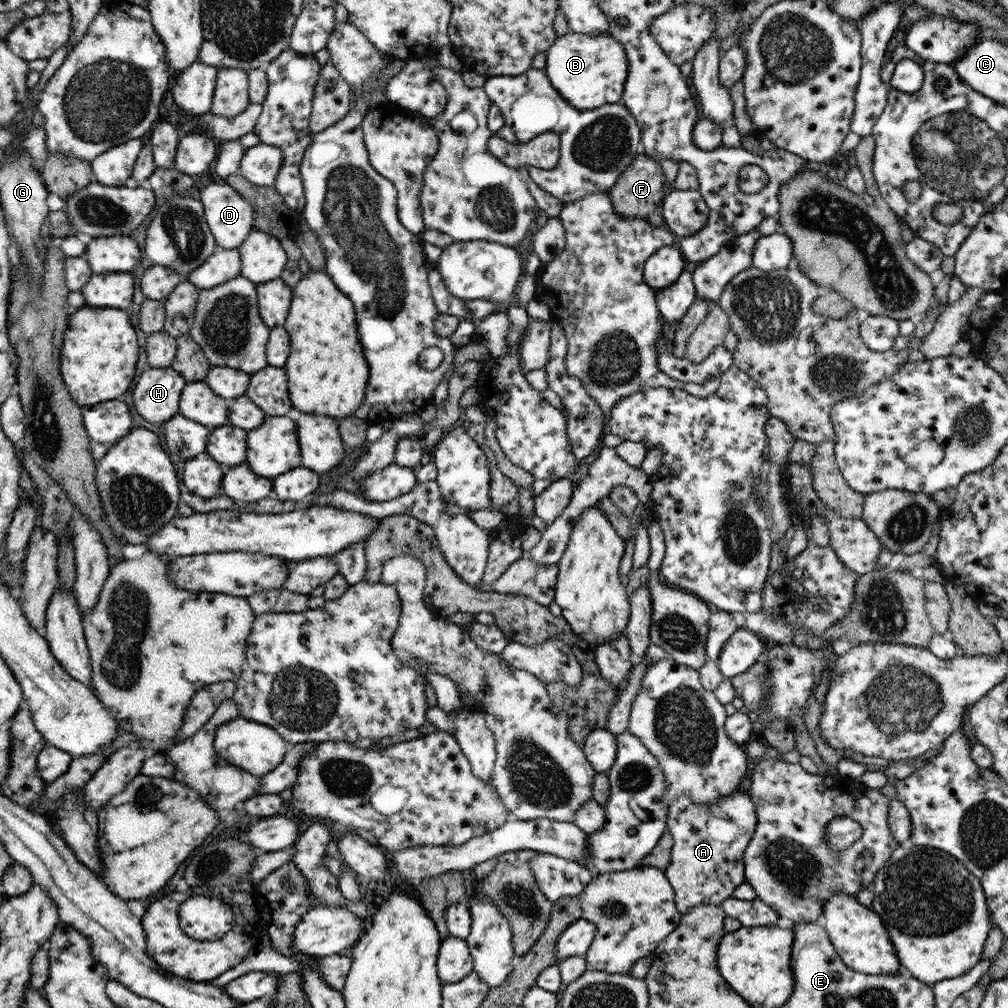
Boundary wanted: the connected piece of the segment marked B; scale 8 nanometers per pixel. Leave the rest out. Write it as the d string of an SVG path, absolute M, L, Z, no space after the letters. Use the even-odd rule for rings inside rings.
M570 32L557 37L548 48L546 64L551 85L574 108L590 111L607 104L621 103L623 88L628 76L628 59L623 44L611 33L580 34Z

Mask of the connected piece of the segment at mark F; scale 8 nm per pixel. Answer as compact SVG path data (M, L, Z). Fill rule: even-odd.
M636 154L616 184L609 190L614 212L619 216L627 216L627 218L648 219L666 195L663 189L666 179L667 176L658 160L646 154Z

